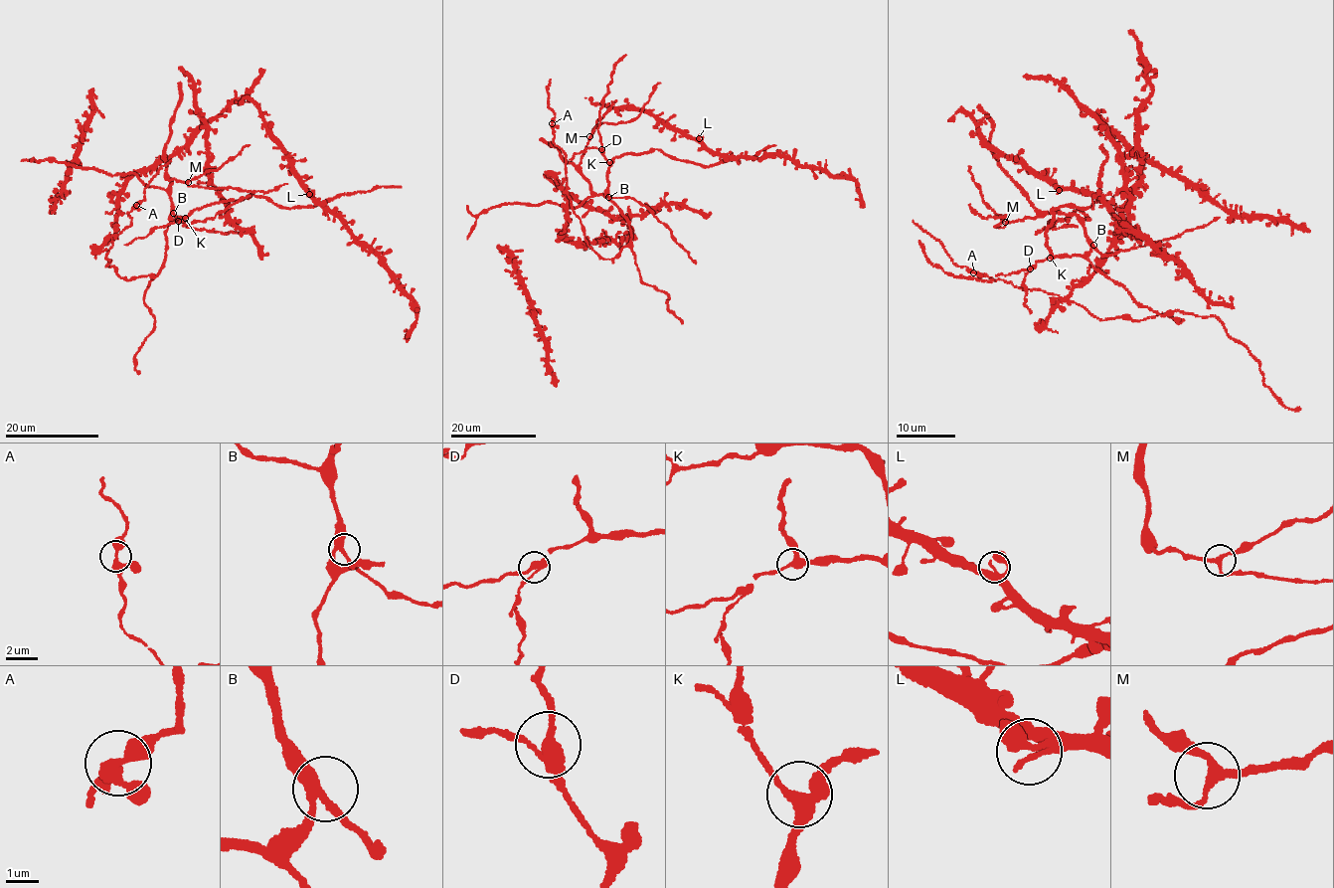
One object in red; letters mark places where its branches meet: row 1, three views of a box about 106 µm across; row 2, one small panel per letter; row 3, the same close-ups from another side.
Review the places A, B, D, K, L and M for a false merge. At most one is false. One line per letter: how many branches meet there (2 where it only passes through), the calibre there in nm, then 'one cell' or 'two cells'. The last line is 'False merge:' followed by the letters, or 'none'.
A: 3 | 300 nm | one cell
B: 3 | 280 nm | one cell
D: 3 | 300 nm | one cell
K: 3 | 320 nm | one cell
L: 3 | 260 nm | one cell
M: 3 | 220 nm | one cell
False merge: none

